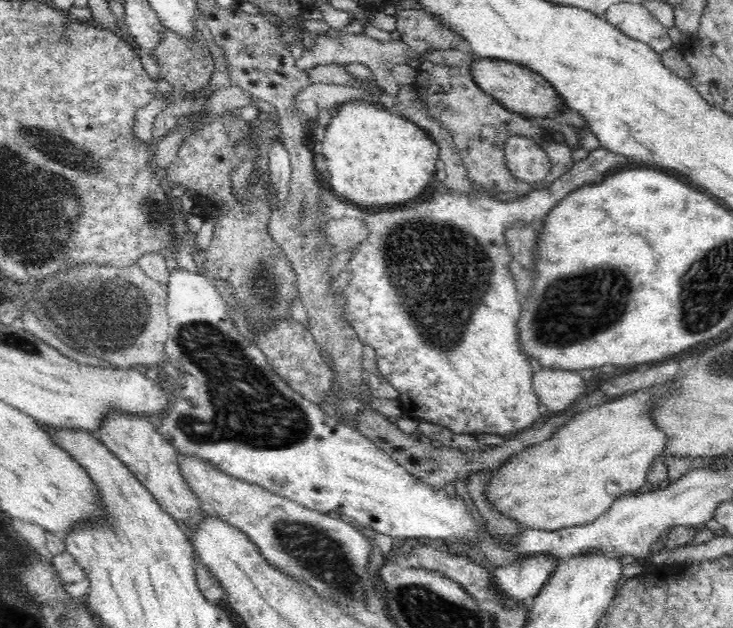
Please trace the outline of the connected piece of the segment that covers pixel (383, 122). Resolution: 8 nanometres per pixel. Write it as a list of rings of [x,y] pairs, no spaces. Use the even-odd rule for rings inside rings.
[[[350,100],[350,102],[344,102],[337,108],[336,116],[332,117],[326,123],[325,133],[320,136],[323,144],[323,153],[325,154],[326,164],[328,165],[327,172],[330,175],[330,193],[333,197],[340,200],[345,200],[347,203],[359,206],[360,208],[378,208],[378,207],[399,207],[400,205],[406,205],[412,198],[416,198],[418,194],[424,192],[424,188],[435,182],[434,176],[436,168],[436,160],[439,158],[440,147],[433,139],[422,129],[419,128],[414,122],[408,120],[402,115],[398,115],[389,111],[382,105],[374,104],[366,100]]]

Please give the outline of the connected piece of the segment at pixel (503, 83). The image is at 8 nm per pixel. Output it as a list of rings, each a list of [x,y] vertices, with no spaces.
[[[482,59],[475,61],[470,68],[472,79],[486,94],[492,95],[508,110],[517,112],[528,119],[552,118],[556,112],[566,108],[562,97],[554,90],[552,84],[538,73],[503,59]]]

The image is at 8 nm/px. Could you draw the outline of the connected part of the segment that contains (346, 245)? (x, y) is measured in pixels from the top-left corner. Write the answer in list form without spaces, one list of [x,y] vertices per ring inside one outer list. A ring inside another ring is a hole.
[[[349,217],[328,220],[322,231],[324,231],[326,239],[330,241],[332,249],[338,253],[356,248],[370,234],[366,221],[362,222],[362,219]]]

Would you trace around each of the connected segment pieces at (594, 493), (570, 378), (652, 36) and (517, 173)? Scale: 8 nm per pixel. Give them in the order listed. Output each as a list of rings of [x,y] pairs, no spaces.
[[[678,377],[663,384],[628,392],[606,400],[588,411],[576,413],[572,420],[560,426],[548,440],[532,445],[505,460],[498,469],[494,469],[486,486],[486,499],[490,501],[492,509],[511,518],[519,526],[544,531],[558,531],[560,528],[594,522],[608,512],[612,504],[624,494],[634,493],[647,483],[650,464],[661,456],[667,441],[665,432],[651,419],[651,408],[666,391],[669,393],[669,388],[676,379]]]
[[[537,367],[532,379],[539,402],[550,412],[562,412],[584,396],[586,380],[576,371]]]
[[[614,4],[608,8],[604,19],[630,39],[649,44],[658,54],[674,47],[669,29],[662,26],[643,4]]]
[[[512,136],[504,144],[506,166],[514,177],[528,183],[540,183],[550,170],[550,159],[543,148],[524,136]]]

